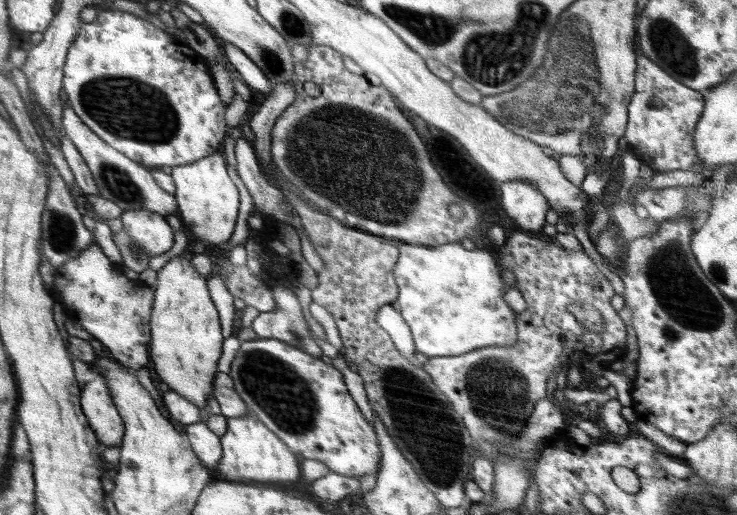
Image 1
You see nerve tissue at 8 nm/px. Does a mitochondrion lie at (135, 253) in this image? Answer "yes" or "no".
yes

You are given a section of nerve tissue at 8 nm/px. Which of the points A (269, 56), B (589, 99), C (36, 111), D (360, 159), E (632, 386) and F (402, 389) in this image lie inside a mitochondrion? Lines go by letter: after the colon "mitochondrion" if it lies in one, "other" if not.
A: mitochondrion
B: mitochondrion
C: other
D: mitochondrion
E: other
F: mitochondrion

